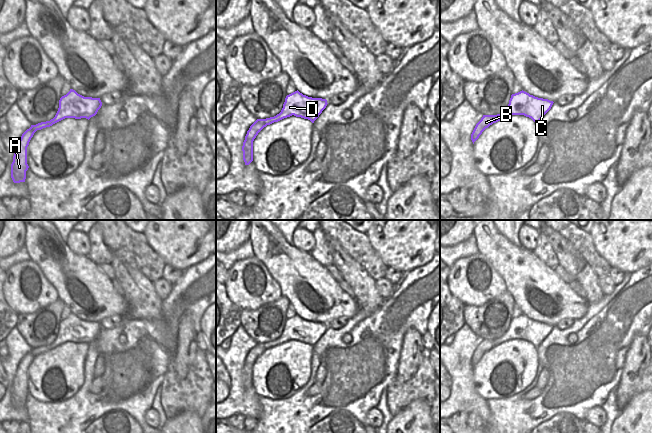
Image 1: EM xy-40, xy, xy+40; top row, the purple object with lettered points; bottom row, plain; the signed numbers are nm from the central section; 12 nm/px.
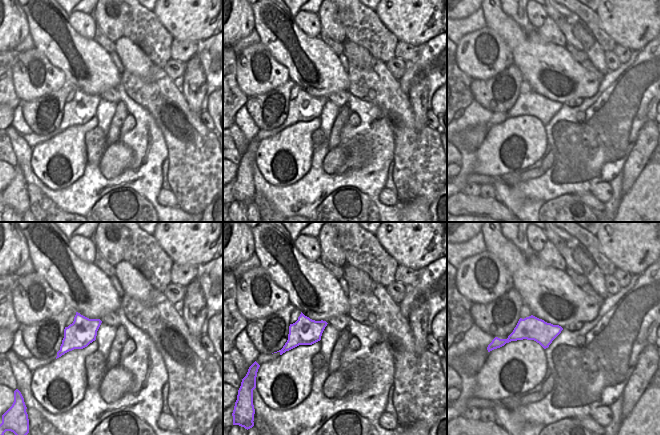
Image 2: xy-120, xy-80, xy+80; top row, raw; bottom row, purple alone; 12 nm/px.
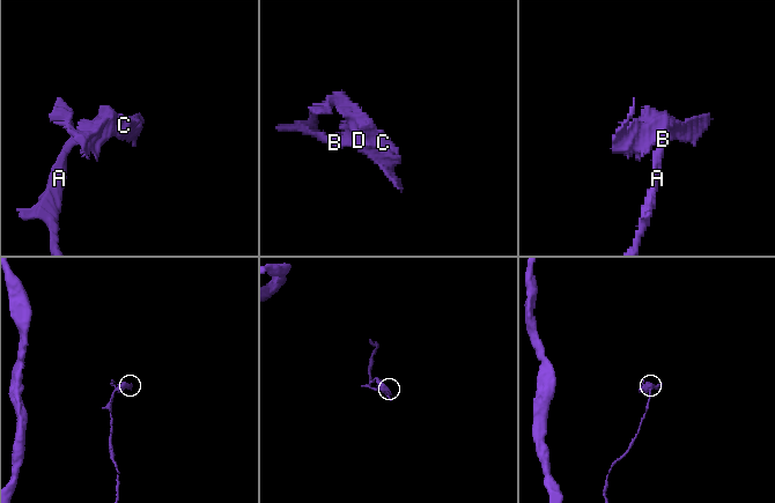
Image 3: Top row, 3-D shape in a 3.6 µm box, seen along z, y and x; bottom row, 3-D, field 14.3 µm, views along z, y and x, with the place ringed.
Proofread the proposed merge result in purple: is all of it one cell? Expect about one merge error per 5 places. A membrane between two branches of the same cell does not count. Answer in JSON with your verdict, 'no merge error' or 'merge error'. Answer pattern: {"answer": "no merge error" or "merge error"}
{"answer": "merge error"}

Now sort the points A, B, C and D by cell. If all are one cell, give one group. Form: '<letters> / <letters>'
A B / C D

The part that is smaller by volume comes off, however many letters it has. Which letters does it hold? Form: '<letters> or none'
C, D

